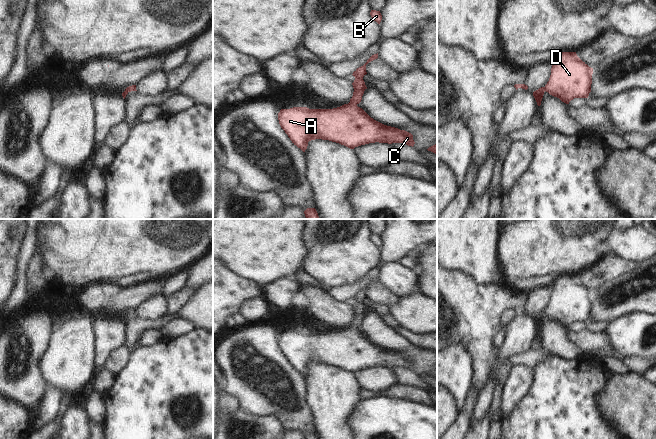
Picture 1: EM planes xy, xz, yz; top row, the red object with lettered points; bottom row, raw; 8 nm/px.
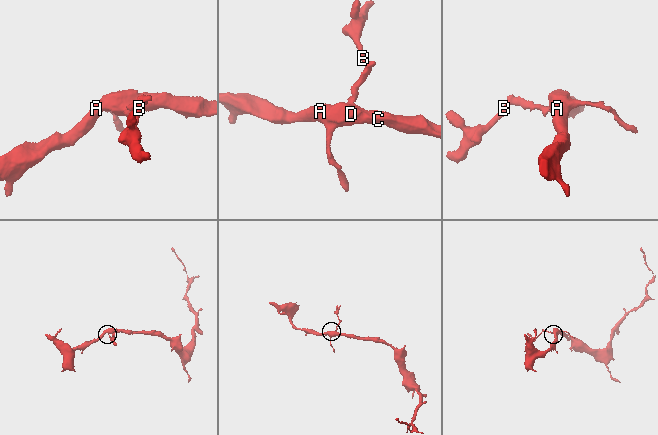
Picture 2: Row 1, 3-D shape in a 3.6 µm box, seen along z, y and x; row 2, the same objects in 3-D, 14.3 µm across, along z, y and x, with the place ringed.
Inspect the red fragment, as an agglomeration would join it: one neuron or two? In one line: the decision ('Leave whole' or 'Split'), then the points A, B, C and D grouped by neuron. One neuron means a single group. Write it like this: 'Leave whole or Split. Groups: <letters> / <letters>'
Leave whole. Groups: A B C D

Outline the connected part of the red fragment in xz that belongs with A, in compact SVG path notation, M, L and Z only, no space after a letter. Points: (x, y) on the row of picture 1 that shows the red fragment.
M378 53L372 55L367 62L353 72L355 77L352 83L354 92L348 104L333 109L309 109L307 107L293 107L281 109L278 120L281 128L288 135L294 145L303 152L307 149L308 142L315 139L329 140L339 143L350 149L369 143L402 143L414 146L413 135L405 130L384 125L371 118L362 108L357 105L361 102L364 91L367 89L363 77L367 74L366 65L377 59Z

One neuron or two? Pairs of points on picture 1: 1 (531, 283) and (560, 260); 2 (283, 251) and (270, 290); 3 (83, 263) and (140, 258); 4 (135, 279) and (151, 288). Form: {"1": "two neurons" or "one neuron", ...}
{"1": "two neurons", "2": "two neurons", "3": "one neuron", "4": "two neurons"}

